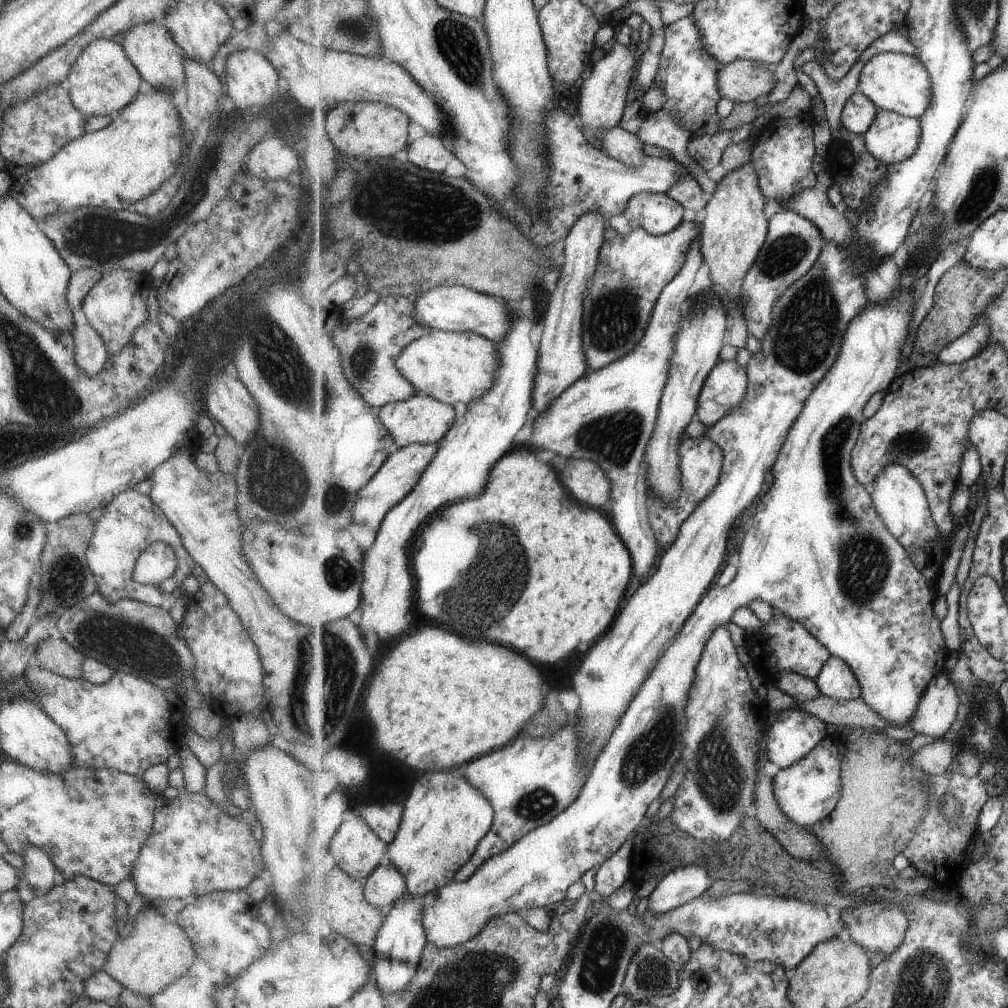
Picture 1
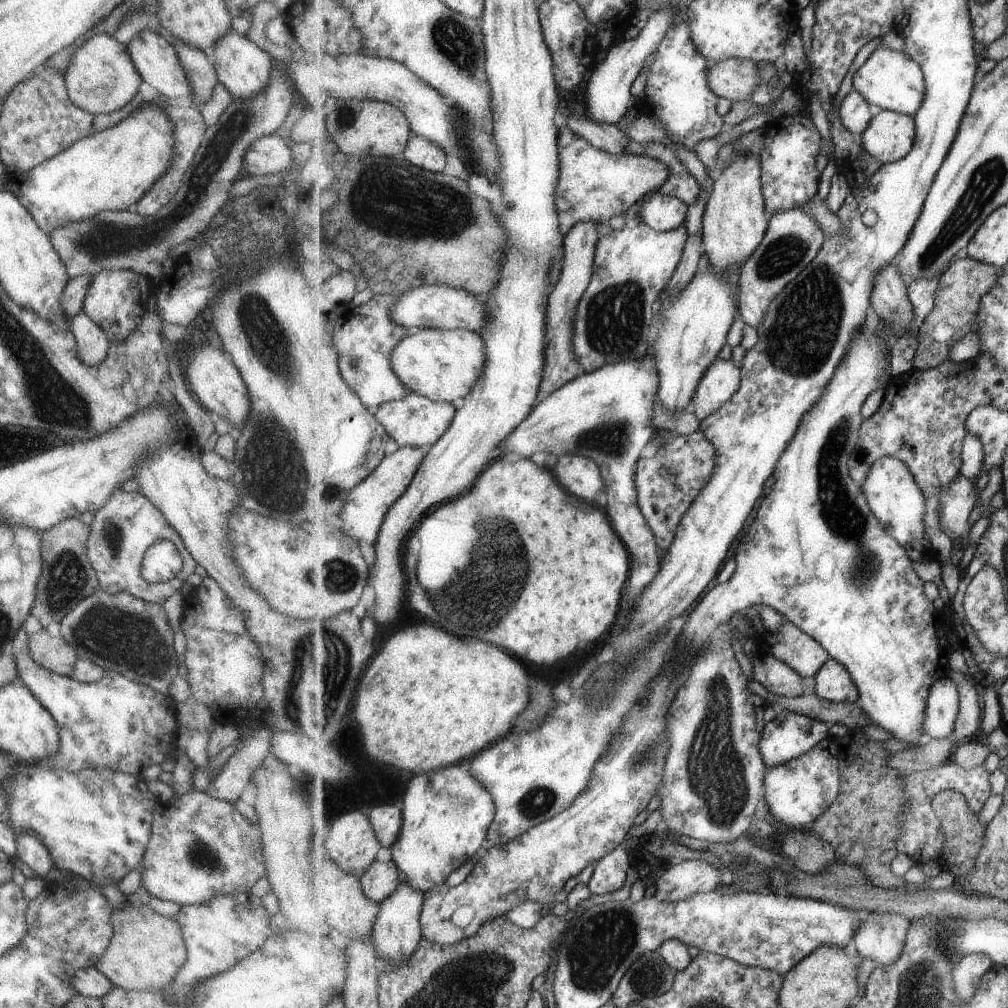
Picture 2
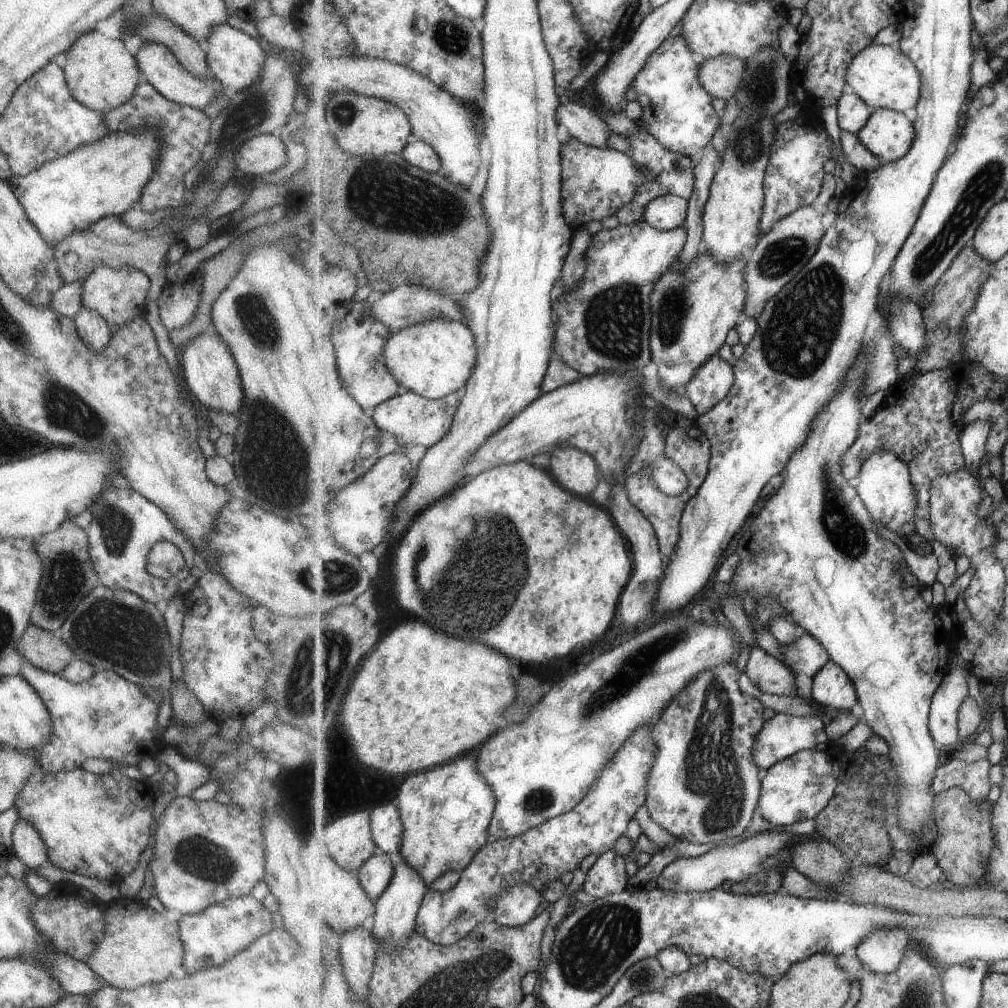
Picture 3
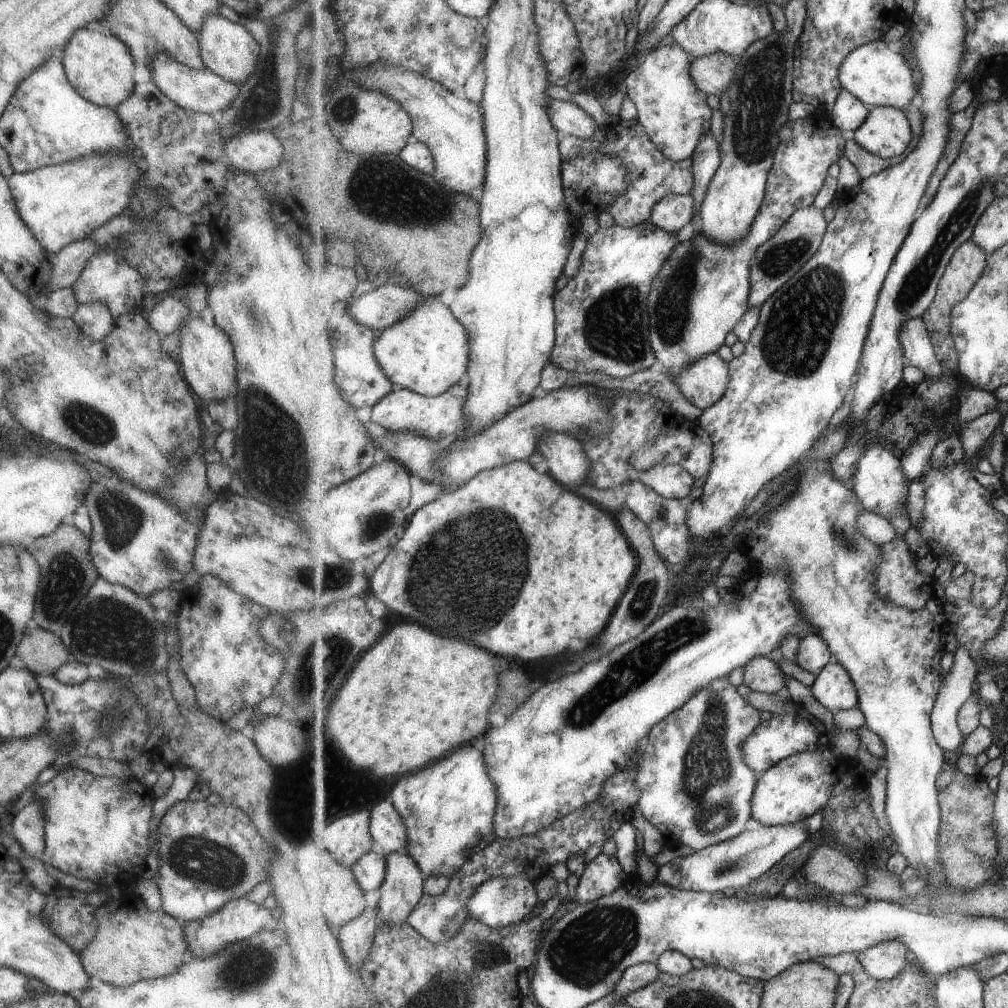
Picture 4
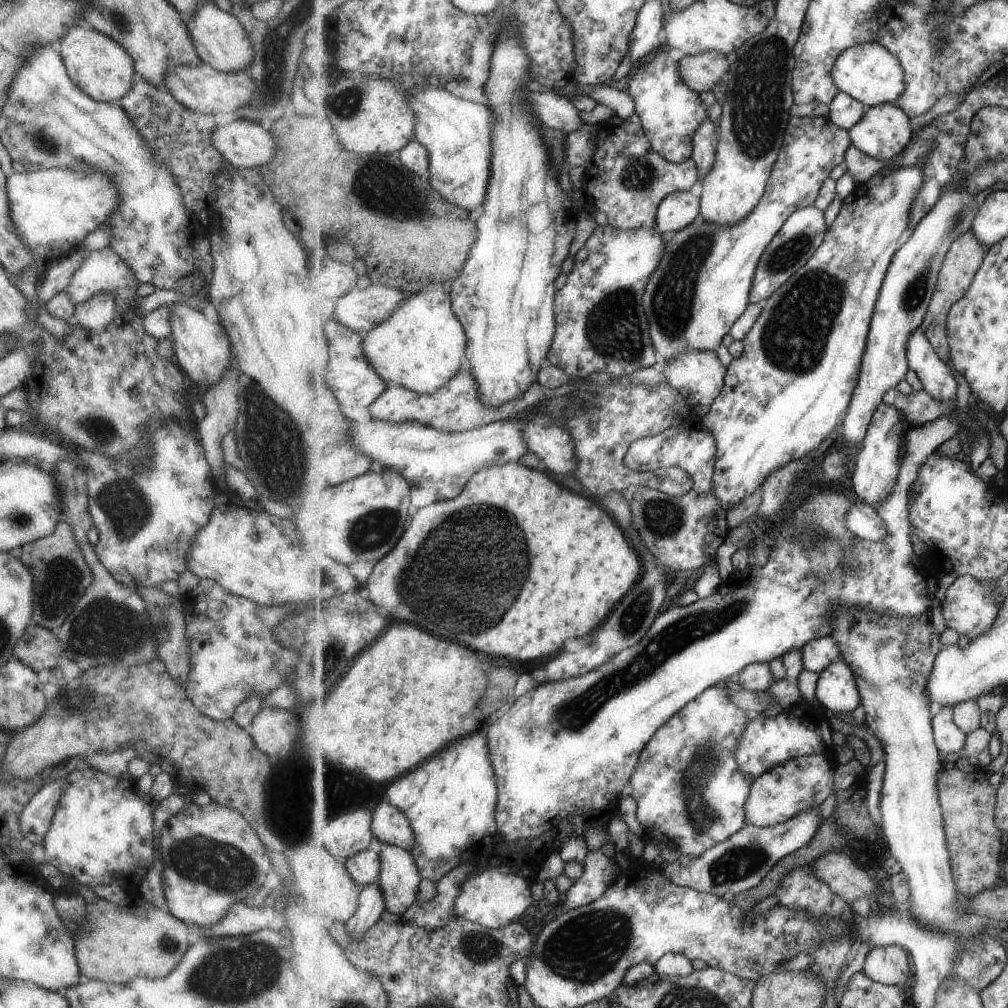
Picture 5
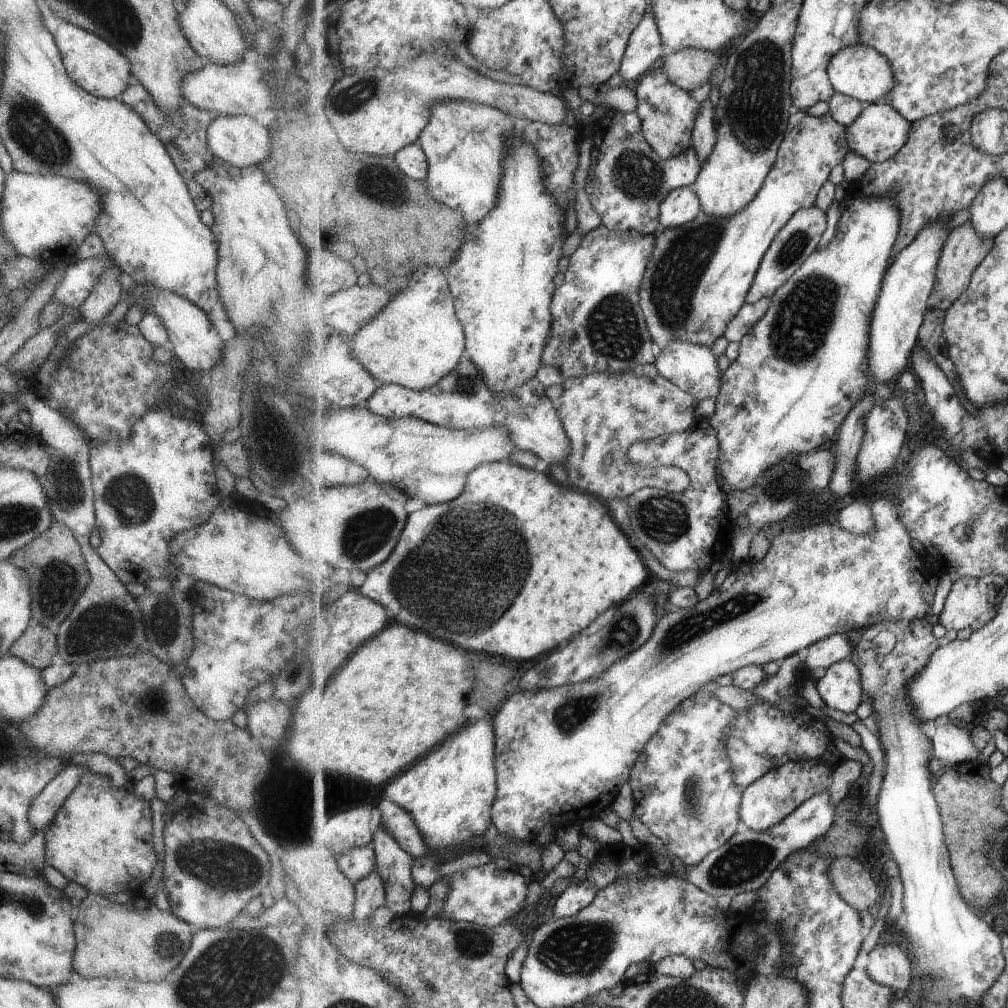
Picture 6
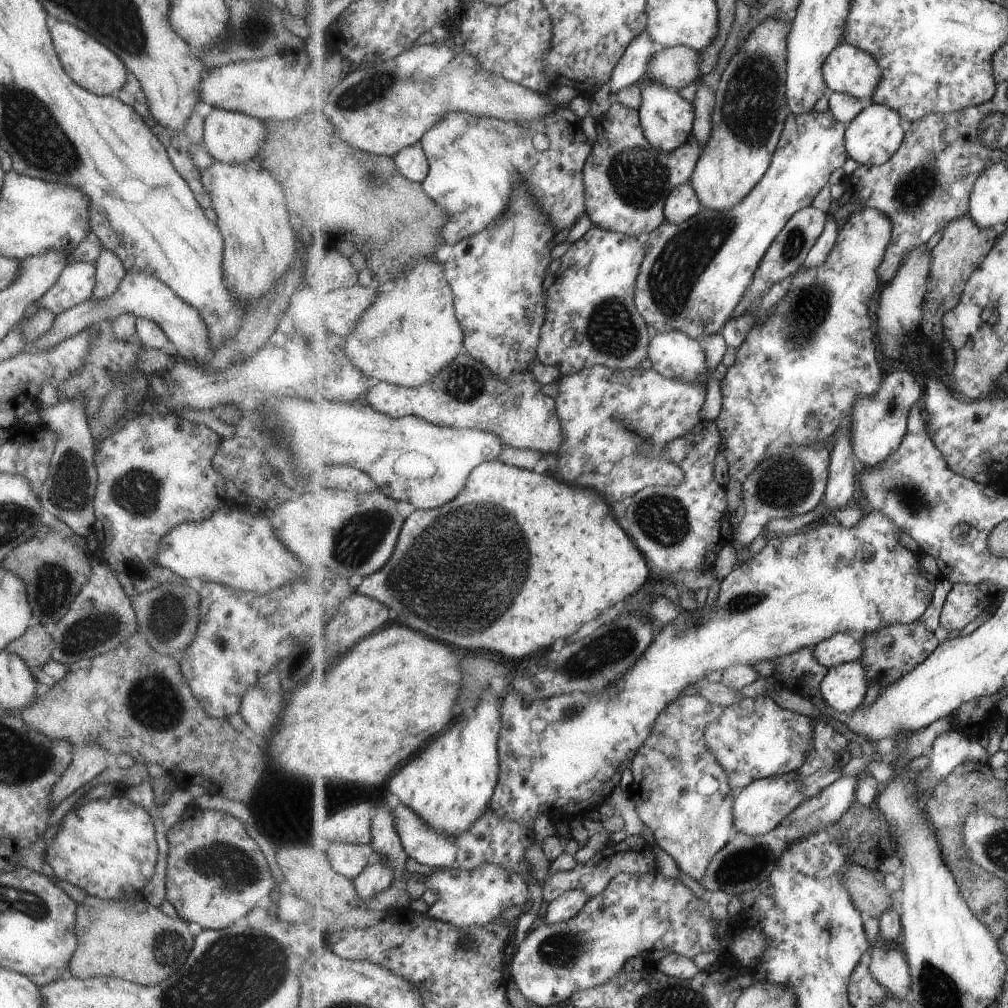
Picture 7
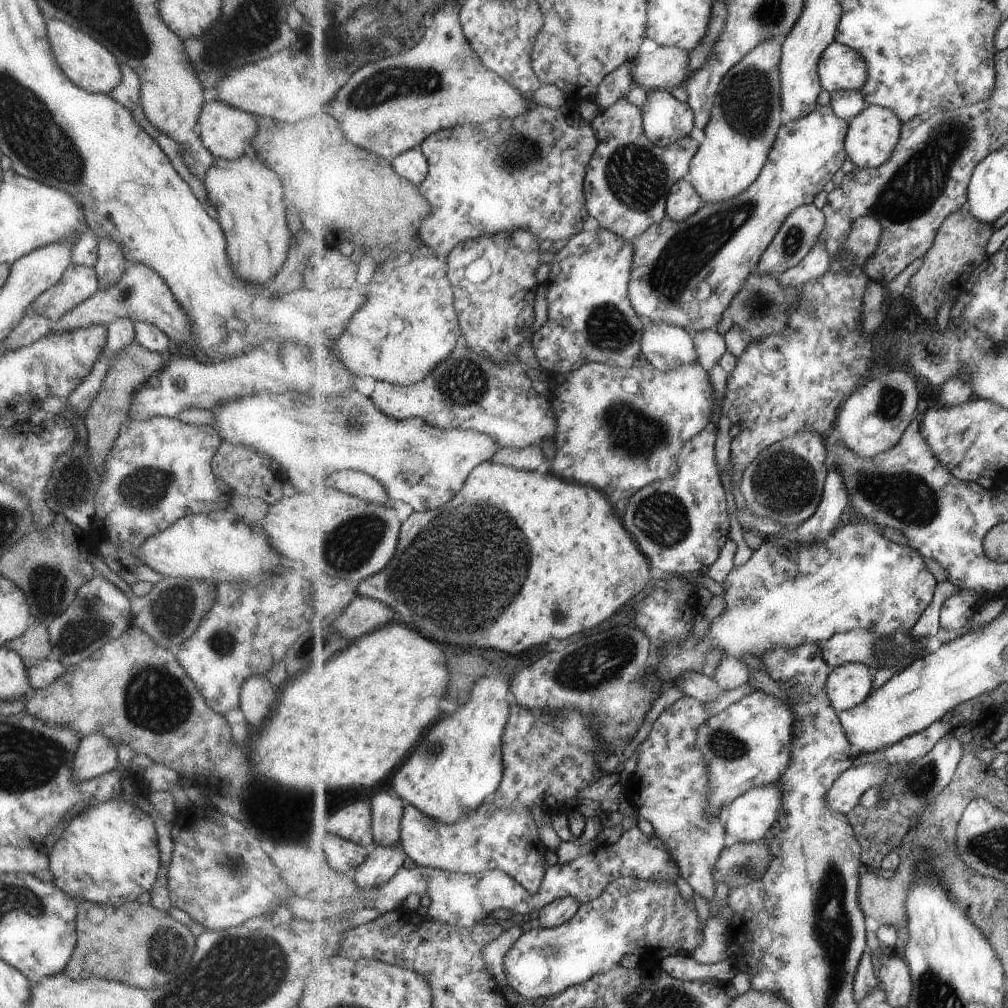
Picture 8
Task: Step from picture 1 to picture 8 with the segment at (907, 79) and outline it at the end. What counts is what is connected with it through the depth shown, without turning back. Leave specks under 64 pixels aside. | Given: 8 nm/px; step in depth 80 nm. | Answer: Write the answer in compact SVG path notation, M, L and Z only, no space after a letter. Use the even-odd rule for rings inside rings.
M833 42L818 66L823 88L833 91L861 91L870 77L866 58L854 48Z

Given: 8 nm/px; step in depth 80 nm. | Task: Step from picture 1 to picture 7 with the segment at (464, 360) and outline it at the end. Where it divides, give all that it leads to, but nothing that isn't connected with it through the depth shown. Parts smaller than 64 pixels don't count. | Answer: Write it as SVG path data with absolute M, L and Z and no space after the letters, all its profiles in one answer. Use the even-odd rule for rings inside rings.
M442 245L435 259L415 261L411 269L401 272L393 279L393 290L378 294L355 332L349 338L340 340L345 344L346 353L354 366L358 366L369 378L404 387L423 386L433 382L442 370L454 364L459 355L465 354L465 331L456 314L454 290L444 266L451 252L451 245Z

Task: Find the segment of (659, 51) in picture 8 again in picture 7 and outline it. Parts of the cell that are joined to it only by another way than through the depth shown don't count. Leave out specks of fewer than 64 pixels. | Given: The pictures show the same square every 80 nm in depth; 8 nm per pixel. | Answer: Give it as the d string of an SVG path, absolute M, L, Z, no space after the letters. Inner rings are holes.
M679 45L656 52L648 70L648 78L681 90L701 80L703 55L694 48Z

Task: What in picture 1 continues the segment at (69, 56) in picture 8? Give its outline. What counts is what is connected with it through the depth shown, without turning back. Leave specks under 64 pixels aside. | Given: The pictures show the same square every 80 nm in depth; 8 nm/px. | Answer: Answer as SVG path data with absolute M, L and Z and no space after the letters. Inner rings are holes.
M95 39L79 53L69 72L70 103L84 117L104 117L117 113L137 94L142 78L125 56L122 46L111 39Z

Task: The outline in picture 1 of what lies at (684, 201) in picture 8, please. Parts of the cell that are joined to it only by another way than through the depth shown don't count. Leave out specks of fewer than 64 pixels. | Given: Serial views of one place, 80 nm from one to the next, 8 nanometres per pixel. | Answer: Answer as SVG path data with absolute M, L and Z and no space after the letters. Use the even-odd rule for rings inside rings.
M667 193L636 194L623 214L633 228L645 229L655 236L669 234L686 219L684 206Z

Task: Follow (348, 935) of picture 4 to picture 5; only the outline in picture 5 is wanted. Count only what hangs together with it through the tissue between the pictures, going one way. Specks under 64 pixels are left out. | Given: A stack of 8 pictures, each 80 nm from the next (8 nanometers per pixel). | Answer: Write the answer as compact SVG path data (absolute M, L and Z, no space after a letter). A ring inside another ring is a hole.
M376 881L375 884L363 887L361 896L359 896L357 912L345 922L352 938L355 941L363 938L365 932L379 922L379 918L383 916L385 909L385 896L383 896L379 882Z

